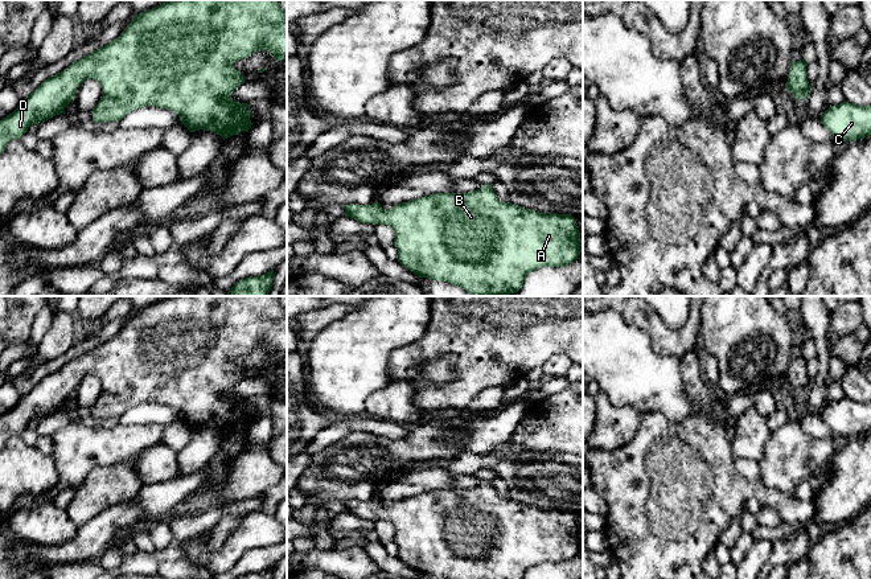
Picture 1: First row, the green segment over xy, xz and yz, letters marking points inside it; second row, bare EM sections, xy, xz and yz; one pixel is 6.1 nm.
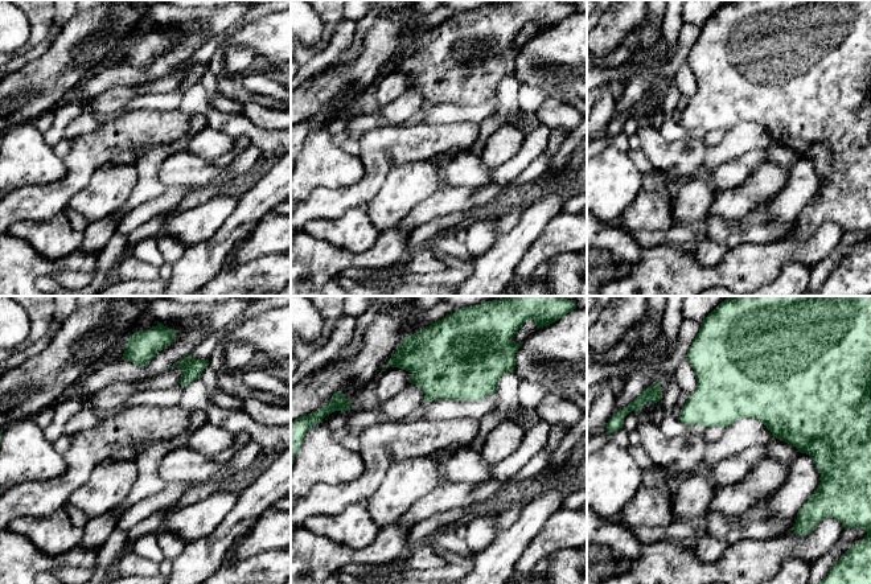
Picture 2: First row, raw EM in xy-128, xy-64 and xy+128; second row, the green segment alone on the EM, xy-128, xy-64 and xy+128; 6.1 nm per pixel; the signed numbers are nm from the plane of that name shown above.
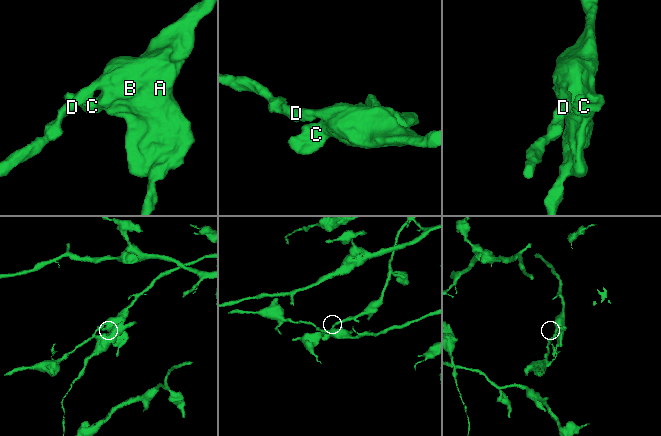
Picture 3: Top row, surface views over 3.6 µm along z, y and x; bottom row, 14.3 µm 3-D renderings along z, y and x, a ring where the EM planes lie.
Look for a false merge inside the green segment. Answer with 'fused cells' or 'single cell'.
single cell

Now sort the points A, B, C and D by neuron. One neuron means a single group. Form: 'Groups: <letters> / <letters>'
Groups: A B C D

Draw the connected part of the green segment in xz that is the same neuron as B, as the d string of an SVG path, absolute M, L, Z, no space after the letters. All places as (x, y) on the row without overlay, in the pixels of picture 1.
M488 479L474 488L430 490L390 506L377 497L344 505L346 513L358 518L391 522L398 558L419 574L447 579L523 579L531 567L567 562L583 546L571 510L546 510L501 498Z

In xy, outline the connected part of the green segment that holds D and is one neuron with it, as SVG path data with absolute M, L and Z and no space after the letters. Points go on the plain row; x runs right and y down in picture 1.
M165 296L136 311L118 334L49 373L22 395L12 410L0 416L0 449L12 435L21 435L30 422L61 411L74 397L77 383L90 374L102 383L100 397L93 405L93 416L96 419L119 418L133 406L153 402L176 408L190 428L206 426L223 436L242 427L248 428L254 419L250 416L247 399L231 395L233 387L245 378L233 360L256 346L267 346L276 357L287 353L287 308L278 296Z

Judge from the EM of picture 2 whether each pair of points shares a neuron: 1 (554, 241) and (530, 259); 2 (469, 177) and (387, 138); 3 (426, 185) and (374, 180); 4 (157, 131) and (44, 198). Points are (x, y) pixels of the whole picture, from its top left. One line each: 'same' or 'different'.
1: same
2: different
3: different
4: same

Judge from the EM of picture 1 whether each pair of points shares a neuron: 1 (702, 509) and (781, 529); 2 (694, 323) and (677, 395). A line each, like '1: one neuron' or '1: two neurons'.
1: two neurons
2: two neurons

